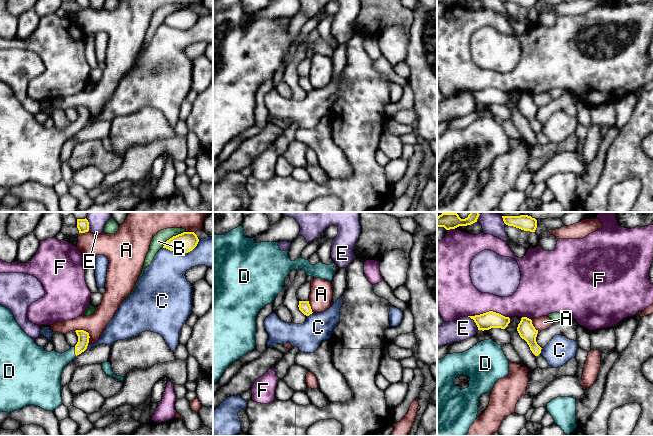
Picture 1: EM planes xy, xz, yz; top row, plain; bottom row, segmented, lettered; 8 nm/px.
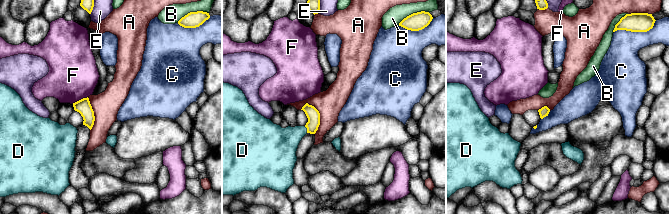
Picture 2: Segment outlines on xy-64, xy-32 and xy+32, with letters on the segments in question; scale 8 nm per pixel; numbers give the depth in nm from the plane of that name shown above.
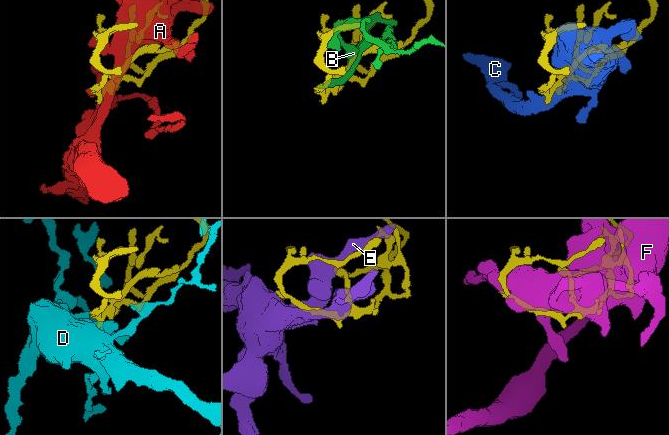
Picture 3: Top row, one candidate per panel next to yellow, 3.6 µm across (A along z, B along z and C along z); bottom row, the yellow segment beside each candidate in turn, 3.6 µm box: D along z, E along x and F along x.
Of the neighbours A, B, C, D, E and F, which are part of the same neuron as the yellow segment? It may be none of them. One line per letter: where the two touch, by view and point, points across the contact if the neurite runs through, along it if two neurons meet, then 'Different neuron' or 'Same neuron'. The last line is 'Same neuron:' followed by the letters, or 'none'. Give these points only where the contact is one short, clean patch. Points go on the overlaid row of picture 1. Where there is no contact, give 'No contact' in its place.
A: Touches yellow at xy (85, 331). Different neuron
B: Touches yellow at xy (173, 236). Different neuron
C: Touches yellow at xy (182, 252). Different neuron
D: Touches yellow at xy (75, 351). Path across: xy (83, 337), (82, 344), (75, 351), (48, 366). Same neuron
E: Touches yellow at yz (474, 321). Different neuron
F: Touches yellow at yz (488, 312). Different neuron
Same neuron: D

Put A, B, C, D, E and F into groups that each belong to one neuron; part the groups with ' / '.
A / B / C / D / E / F

